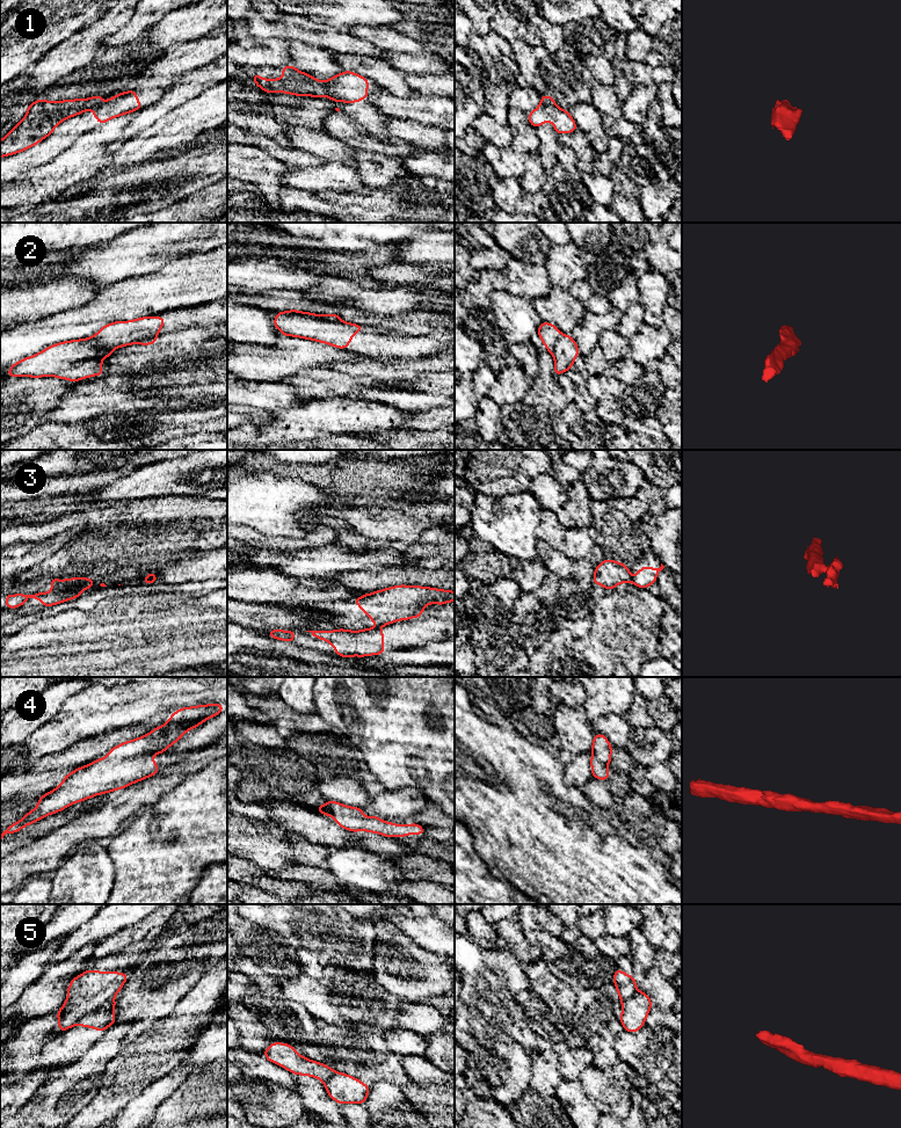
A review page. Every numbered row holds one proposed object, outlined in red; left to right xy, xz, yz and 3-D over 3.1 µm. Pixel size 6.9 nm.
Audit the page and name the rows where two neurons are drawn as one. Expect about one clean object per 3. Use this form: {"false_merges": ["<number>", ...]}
{"false_merges": ["1", "2", "3", "5"]}

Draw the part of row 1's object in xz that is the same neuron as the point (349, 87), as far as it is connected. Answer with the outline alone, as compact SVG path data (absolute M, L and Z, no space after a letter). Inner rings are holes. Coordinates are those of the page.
M344 71L326 81L327 97L335 102L355 103L368 99L369 80L351 71Z

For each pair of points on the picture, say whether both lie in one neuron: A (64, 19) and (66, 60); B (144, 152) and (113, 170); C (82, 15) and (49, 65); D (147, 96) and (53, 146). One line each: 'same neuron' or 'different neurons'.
A: different neurons
B: same neuron
C: different neurons
D: same neuron

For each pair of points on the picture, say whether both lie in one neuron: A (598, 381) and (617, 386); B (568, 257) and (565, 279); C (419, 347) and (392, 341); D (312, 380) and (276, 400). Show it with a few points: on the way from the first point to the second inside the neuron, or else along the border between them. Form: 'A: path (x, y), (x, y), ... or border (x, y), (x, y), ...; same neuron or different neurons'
A: path (603, 386), (612, 386); same neuron
B: path (567, 263), (565, 274); same neuron
C: path (412, 347), (399, 347); same neuron
D: border (285, 381), (300, 397), (312, 399); different neurons

